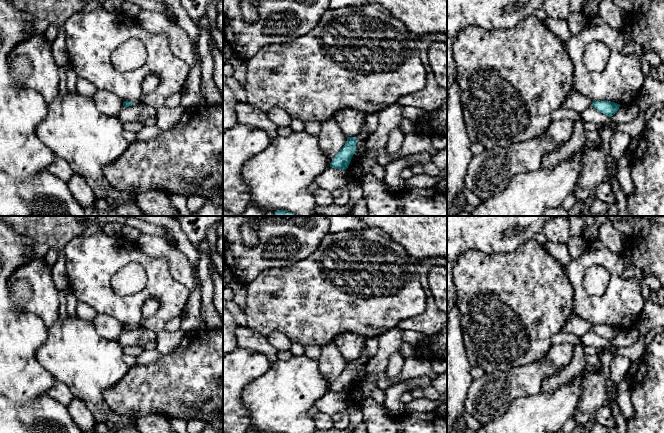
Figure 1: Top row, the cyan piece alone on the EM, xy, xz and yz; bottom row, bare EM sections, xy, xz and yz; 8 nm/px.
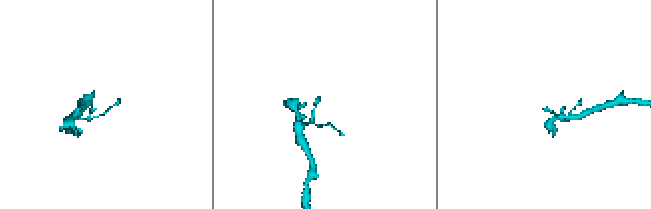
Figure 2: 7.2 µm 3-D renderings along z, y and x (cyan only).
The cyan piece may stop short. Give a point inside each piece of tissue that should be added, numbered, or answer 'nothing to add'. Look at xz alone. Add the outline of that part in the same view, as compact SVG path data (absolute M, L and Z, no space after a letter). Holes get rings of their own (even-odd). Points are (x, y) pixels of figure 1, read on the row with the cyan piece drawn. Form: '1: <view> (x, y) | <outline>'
nothing to add

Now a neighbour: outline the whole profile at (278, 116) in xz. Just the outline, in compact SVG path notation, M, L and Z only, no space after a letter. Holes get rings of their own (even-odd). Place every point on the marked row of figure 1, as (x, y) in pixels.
M276 108L265 111L267 117L278 127L290 127L292 117L283 109Z

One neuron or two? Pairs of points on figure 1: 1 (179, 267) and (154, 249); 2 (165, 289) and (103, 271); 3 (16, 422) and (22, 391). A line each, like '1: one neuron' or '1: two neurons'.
1: one neuron
2: one neuron
3: two neurons

